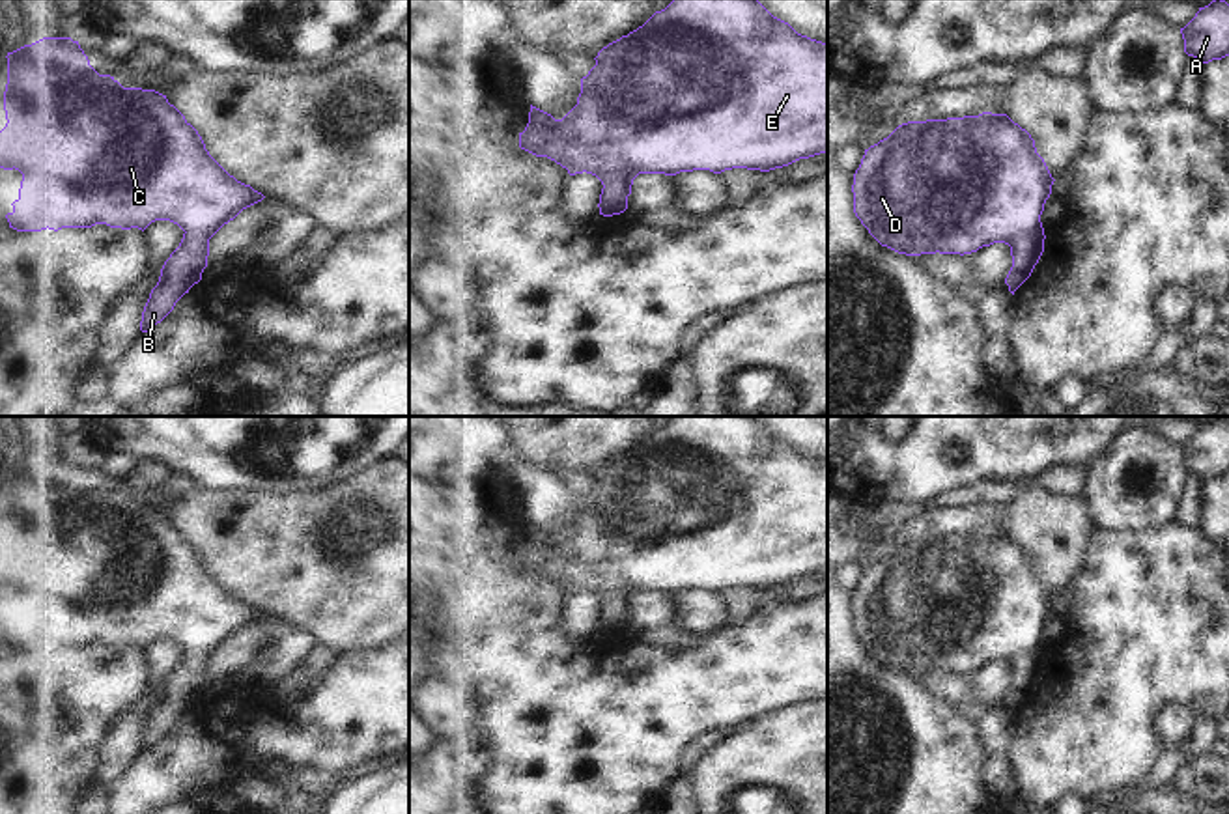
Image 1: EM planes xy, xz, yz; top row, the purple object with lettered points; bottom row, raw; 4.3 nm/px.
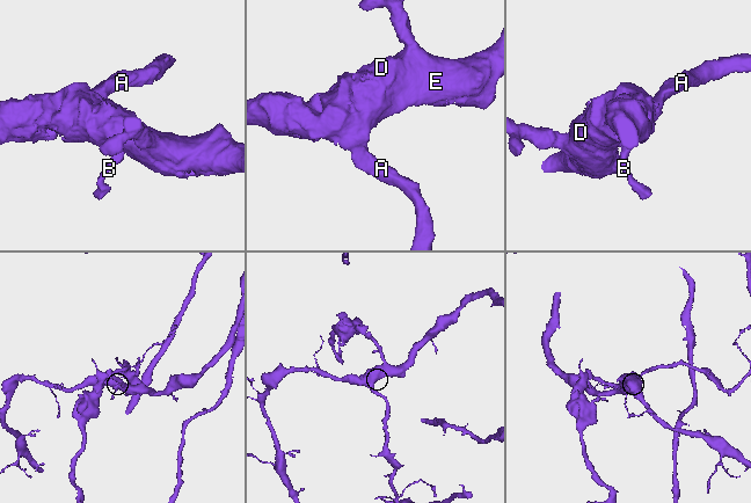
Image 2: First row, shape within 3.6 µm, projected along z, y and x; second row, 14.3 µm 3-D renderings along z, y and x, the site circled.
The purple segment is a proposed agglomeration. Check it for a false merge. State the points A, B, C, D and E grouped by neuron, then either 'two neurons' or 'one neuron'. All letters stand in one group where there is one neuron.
groups A B C D E; one neuron

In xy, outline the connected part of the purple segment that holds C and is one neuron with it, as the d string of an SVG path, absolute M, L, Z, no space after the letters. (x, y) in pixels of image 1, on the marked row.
M43 37L6 58L7 123L0 131L0 168L22 174L19 198L6 215L9 228L58 232L106 224L144 232L155 220L170 220L185 232L144 306L140 330L148 332L202 280L209 239L265 196L237 181L209 155L198 131L166 95L123 88L114 77L99 75L78 41Z

